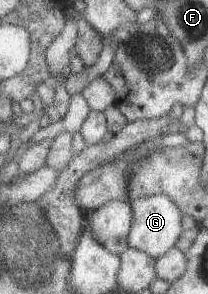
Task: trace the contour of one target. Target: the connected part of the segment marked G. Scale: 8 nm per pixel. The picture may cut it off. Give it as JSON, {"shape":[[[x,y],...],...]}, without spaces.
{"shape":[[[164,194],[146,196],[131,201],[133,209],[132,232],[129,235],[129,248],[136,248],[159,260],[165,253],[175,248],[184,230],[184,211]]]}

